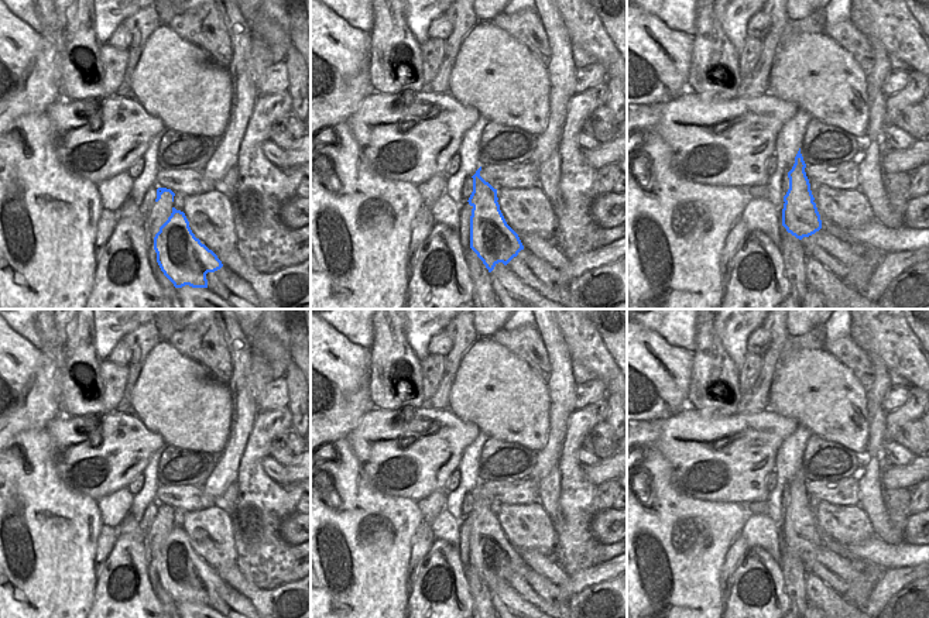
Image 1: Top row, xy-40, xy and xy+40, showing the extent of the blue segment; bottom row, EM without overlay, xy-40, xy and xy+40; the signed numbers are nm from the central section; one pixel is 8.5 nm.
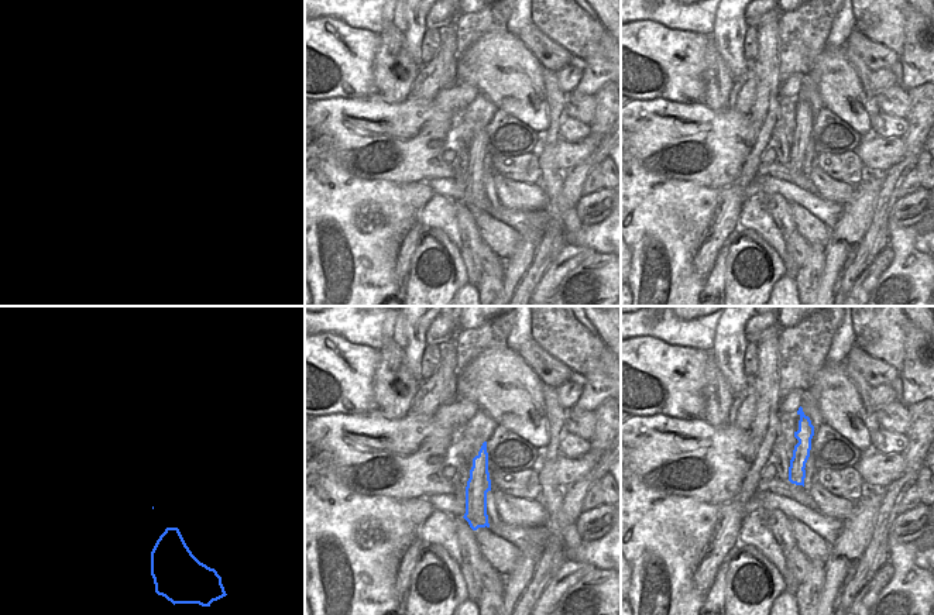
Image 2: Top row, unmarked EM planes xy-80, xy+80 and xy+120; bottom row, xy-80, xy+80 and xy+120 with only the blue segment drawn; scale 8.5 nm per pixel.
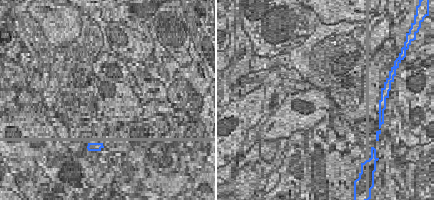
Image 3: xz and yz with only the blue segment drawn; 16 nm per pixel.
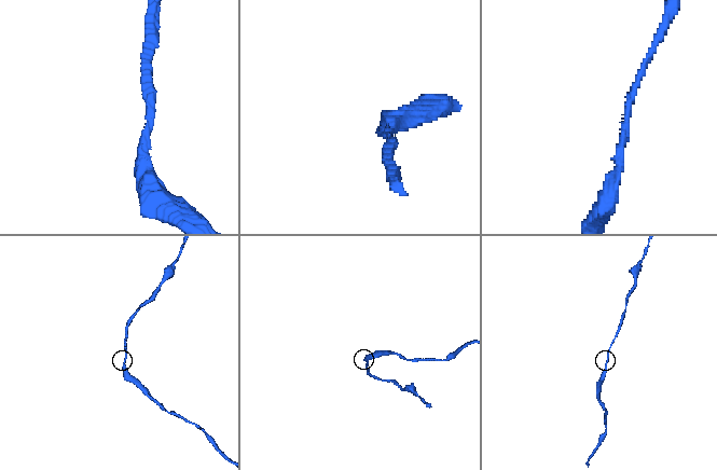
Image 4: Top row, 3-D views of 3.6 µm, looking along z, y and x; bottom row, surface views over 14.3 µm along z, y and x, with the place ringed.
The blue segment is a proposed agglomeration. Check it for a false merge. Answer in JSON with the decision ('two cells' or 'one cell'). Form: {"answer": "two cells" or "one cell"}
{"answer": "one cell"}

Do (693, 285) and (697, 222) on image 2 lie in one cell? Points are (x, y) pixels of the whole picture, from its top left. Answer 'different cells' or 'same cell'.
same cell

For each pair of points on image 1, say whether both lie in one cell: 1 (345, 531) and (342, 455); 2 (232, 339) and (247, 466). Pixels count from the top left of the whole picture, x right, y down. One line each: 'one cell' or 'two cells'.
1: one cell
2: two cells

